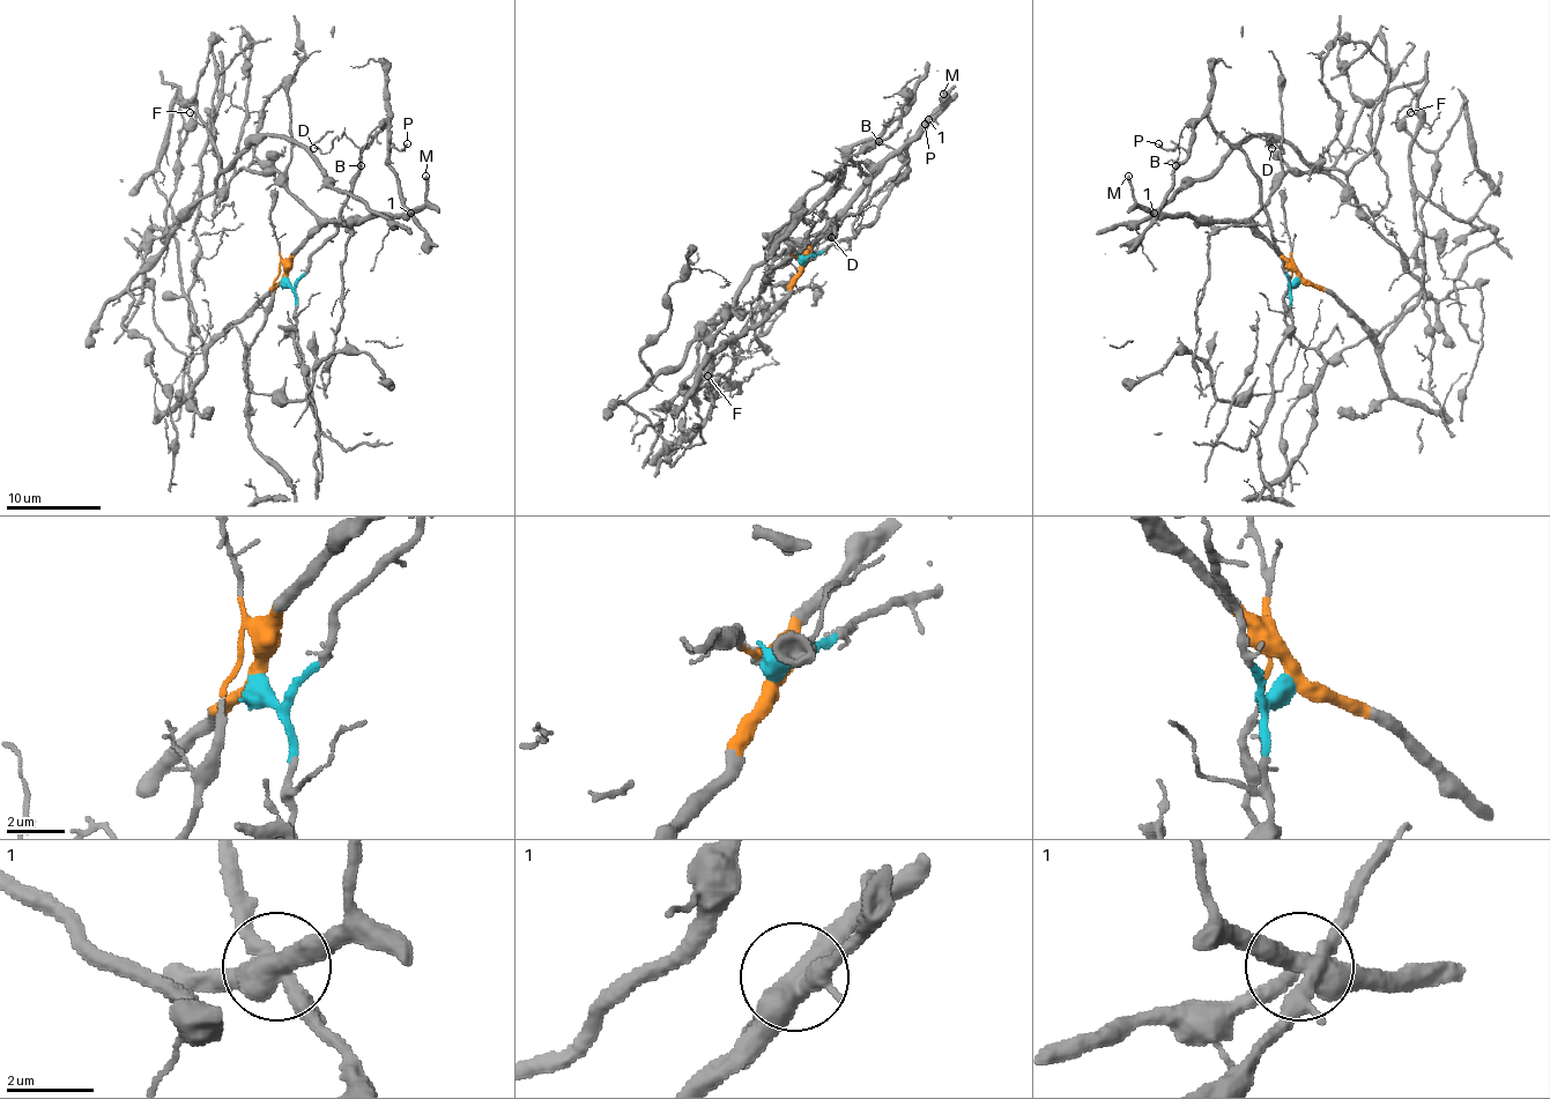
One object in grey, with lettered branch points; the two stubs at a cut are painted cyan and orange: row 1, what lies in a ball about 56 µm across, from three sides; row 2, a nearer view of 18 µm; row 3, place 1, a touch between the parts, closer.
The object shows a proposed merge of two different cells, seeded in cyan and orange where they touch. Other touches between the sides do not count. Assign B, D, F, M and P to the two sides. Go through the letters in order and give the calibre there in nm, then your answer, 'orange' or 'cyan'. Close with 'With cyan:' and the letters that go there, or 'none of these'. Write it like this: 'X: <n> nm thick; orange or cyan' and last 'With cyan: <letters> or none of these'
B: 110 nm thick; cyan
D: 110 nm thick; cyan
F: 160 nm thick; orange
M: 240 nm thick; orange
P: 140 nm thick; cyan
With cyan: B, D, P

